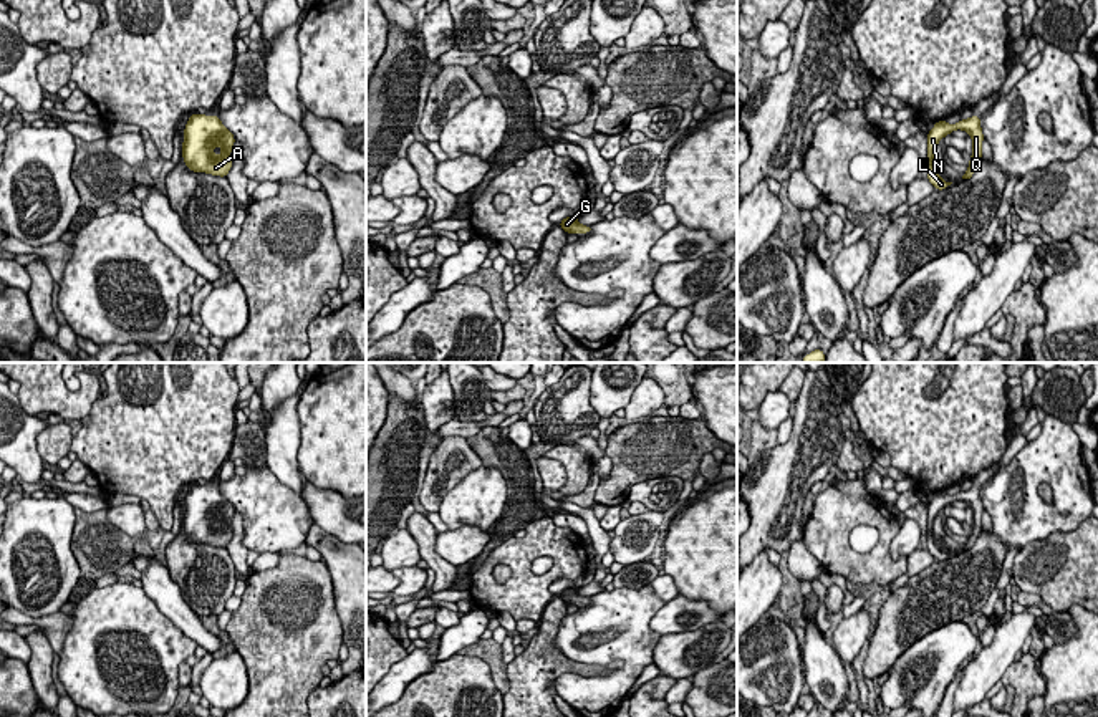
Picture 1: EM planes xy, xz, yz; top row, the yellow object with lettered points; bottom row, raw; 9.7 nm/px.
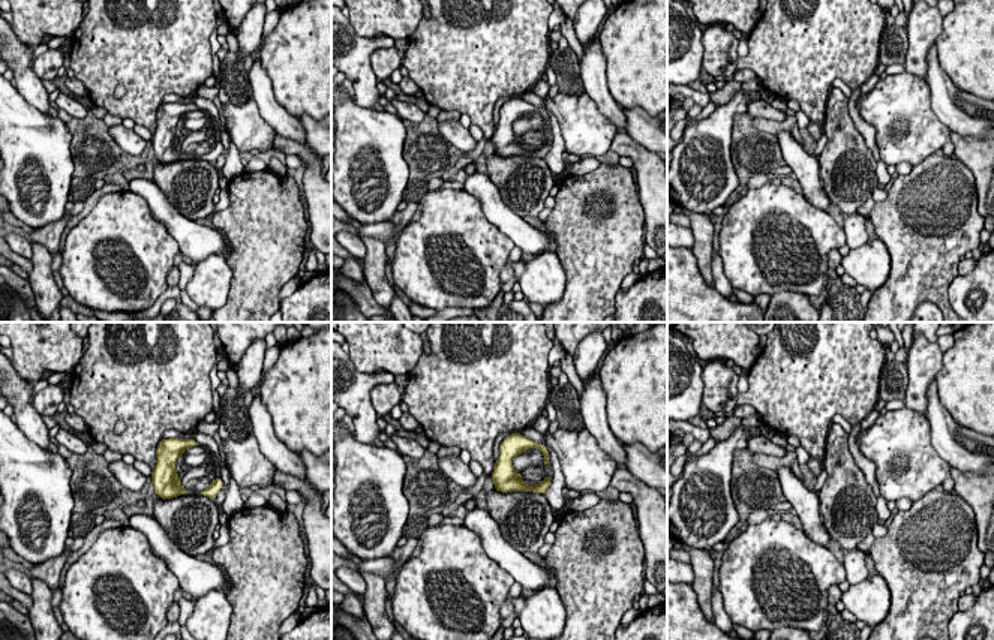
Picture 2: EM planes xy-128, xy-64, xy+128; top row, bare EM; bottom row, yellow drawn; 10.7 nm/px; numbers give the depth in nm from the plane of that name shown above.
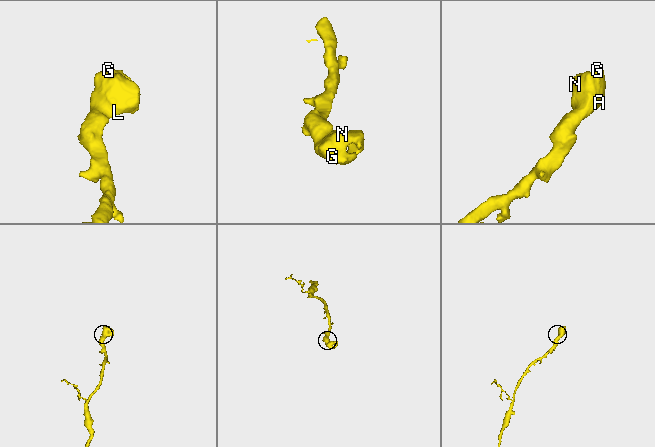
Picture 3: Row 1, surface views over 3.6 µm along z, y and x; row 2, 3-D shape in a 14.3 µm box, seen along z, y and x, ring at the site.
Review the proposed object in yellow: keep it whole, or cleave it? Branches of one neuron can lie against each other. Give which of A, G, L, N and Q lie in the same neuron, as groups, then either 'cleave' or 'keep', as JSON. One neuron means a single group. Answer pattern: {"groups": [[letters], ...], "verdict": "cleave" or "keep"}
{"groups": [["A", "G", "L", "N", "Q"]], "verdict": "keep"}

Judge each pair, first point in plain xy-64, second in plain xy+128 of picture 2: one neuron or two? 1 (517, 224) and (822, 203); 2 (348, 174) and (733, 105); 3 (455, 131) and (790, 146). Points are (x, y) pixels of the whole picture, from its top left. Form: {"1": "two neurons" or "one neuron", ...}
{"1": "one neuron", "2": "one neuron", "3": "two neurons"}

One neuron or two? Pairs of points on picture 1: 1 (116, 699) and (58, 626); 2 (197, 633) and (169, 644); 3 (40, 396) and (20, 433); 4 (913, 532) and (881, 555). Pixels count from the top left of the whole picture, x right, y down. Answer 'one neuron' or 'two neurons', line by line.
1: two neurons
2: two neurons
3: two neurons
4: two neurons

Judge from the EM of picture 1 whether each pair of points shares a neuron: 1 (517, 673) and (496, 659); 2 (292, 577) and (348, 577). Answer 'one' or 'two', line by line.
1: two
2: two

